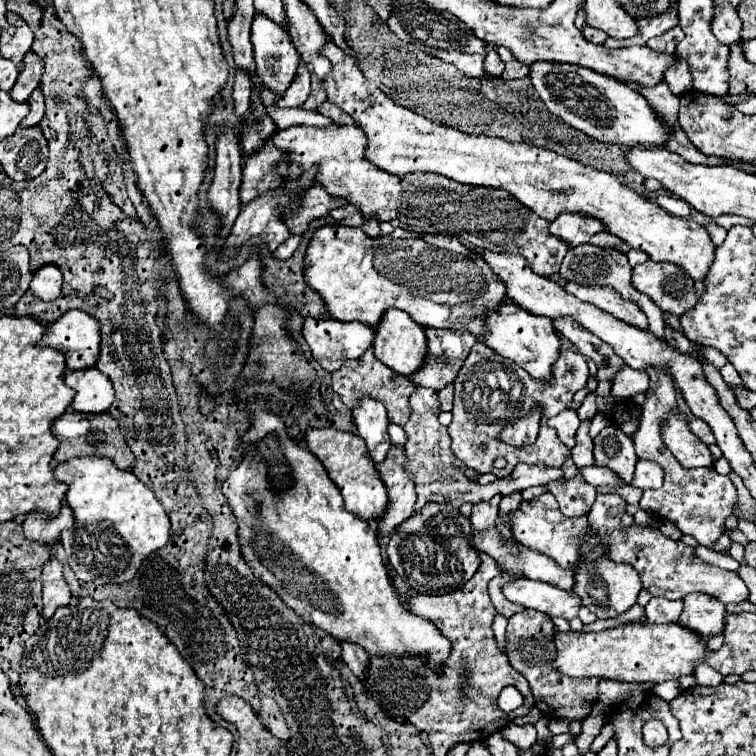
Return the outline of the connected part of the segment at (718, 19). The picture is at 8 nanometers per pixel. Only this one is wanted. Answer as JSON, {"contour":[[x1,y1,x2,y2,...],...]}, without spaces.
{"contour":[[726,5,716,11,712,21,712,33,722,41,724,45,732,45,740,39,740,19,732,5]]}

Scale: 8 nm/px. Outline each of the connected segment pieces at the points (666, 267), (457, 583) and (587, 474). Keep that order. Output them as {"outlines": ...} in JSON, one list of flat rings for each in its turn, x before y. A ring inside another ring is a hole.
{"outlines":[[[650,259,634,267,632,285,646,293,664,313,678,317,698,303,704,289,704,283,692,281,678,265,654,263]],[[426,505,422,511,414,513,410,519,406,519,394,535,388,541,388,561,394,567,394,571,406,579,406,583,416,593,426,595,446,595,456,589,460,589,478,569,480,559,474,549,470,549,470,529,472,523,464,515,460,515,450,505],[450,523,460,525,462,535,460,537,448,537,444,539,444,527,450,527]],[[590,465,590,467,584,467,582,469,582,477,590,483,590,485,626,485,626,481,614,477,610,473,610,469,602,469,602,467,596,467,596,465]]]}

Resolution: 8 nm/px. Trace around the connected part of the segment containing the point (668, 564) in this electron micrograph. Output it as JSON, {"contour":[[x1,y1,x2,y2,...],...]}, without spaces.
{"contour":[[598,493,592,511,588,513,588,521,590,525,594,525,594,529,600,531,602,539,610,545,608,555,614,561,624,561,634,565,634,569,640,573,642,587,648,589,650,595,658,595,666,599,684,599,686,595,700,591,716,597,726,605,748,599,748,587,738,573,702,563,702,559,694,555,692,547,686,547,682,541,672,541,664,537,658,529,635,524,632,524,630,529,624,529,620,525,624,513,626,513,626,503,618,493]]}

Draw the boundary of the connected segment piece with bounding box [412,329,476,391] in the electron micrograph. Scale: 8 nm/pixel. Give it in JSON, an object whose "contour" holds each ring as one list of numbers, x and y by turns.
{"contour":[[426,329,428,355,418,373,412,375,414,385,440,391,458,375,470,347,476,343,470,333,454,333,450,329]]}

